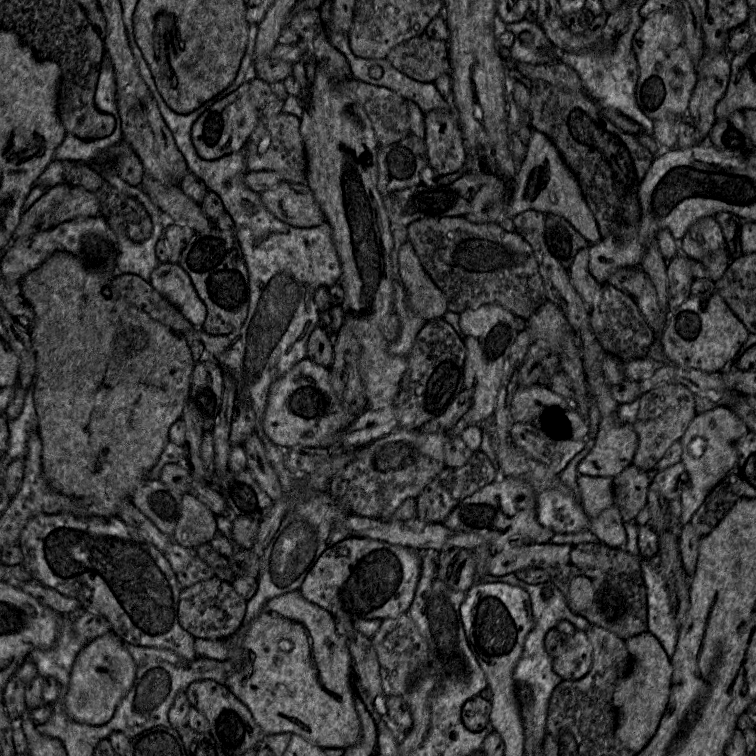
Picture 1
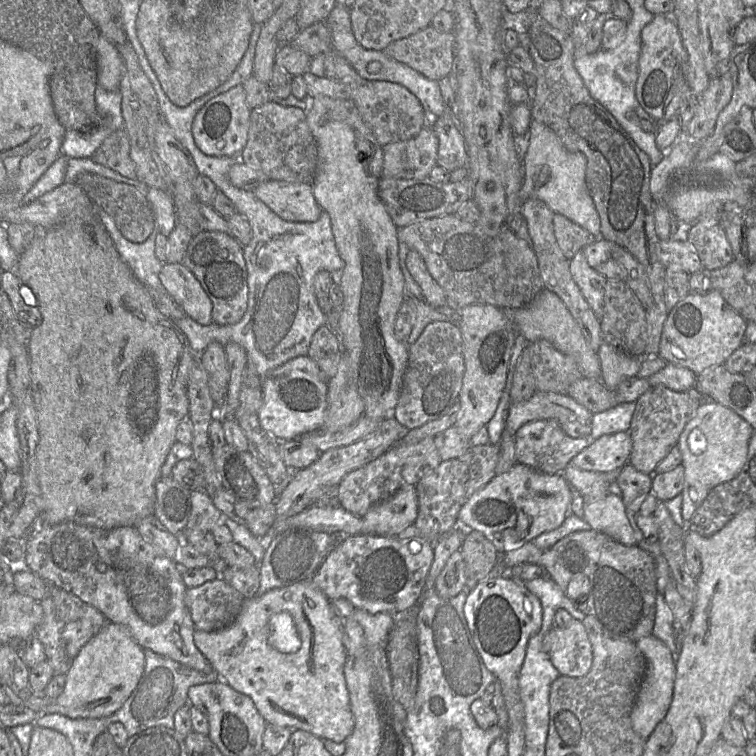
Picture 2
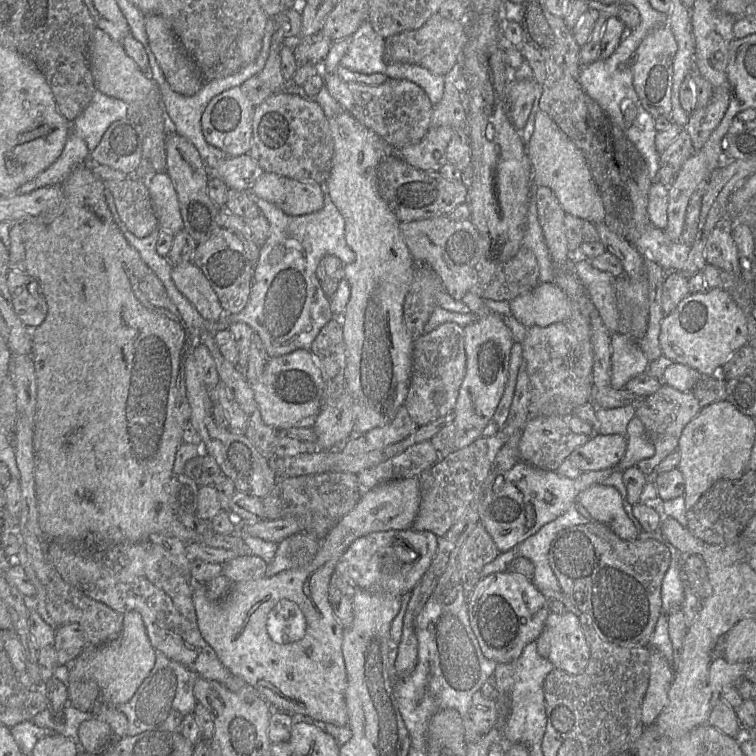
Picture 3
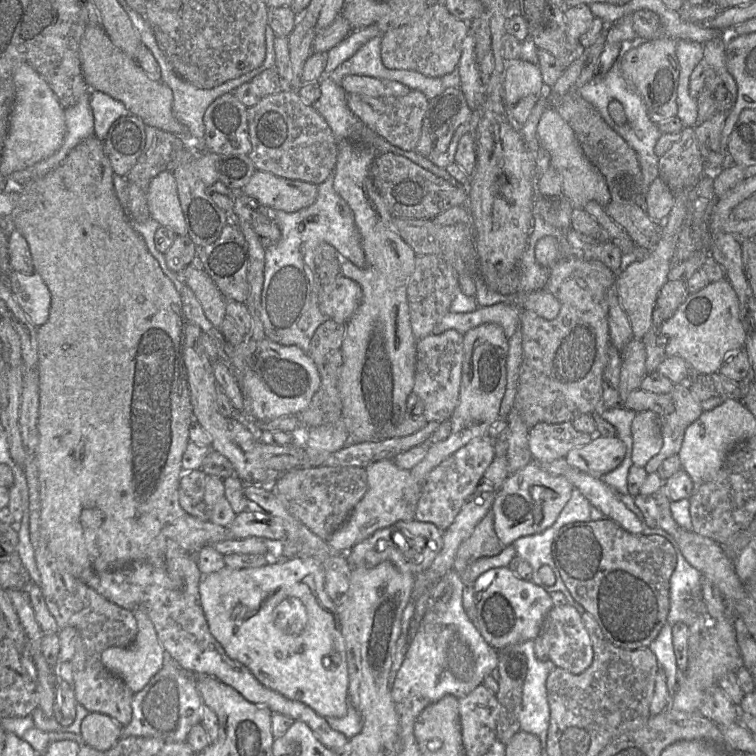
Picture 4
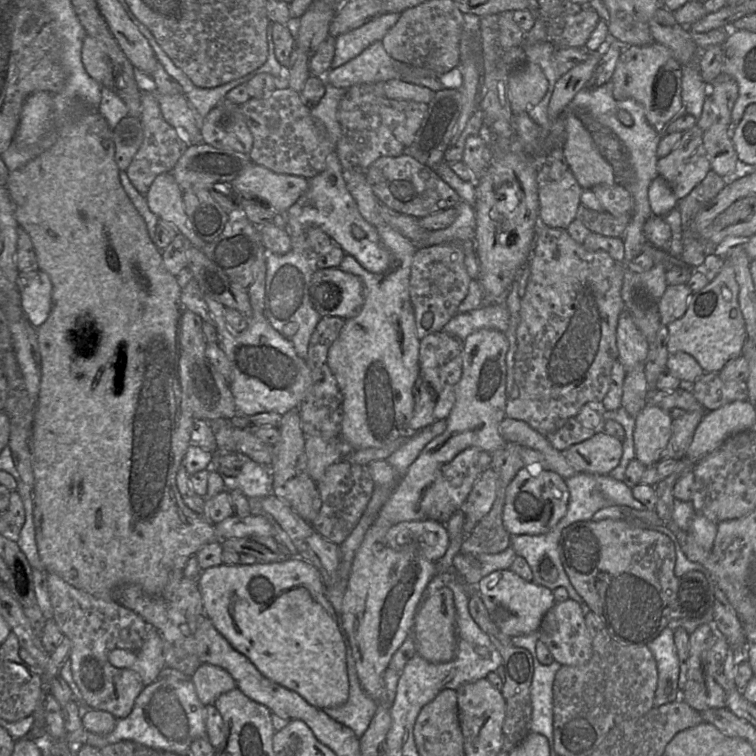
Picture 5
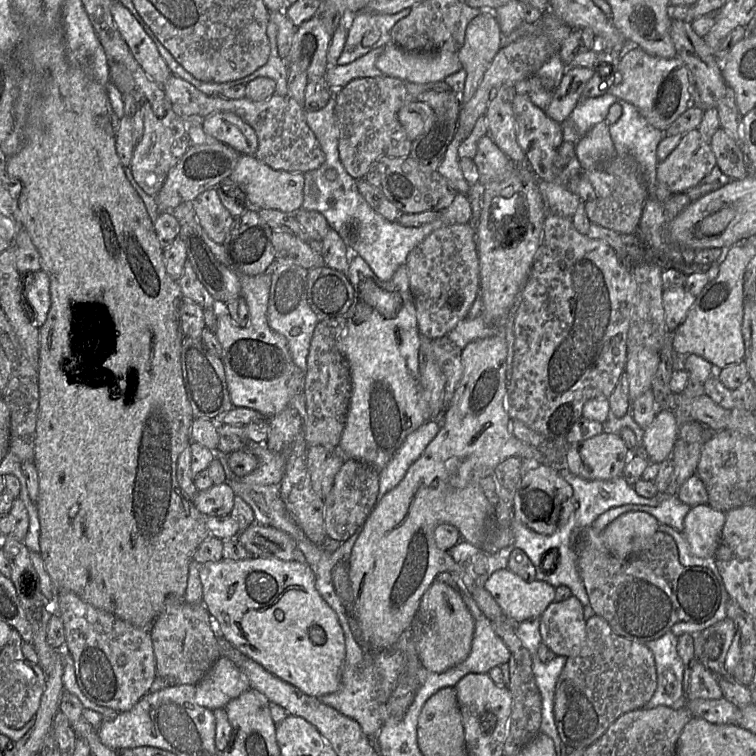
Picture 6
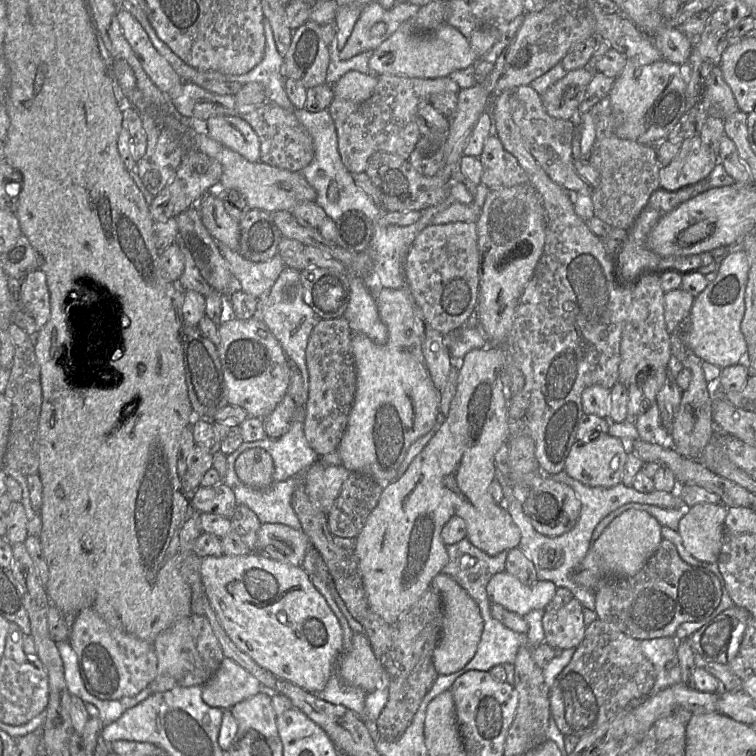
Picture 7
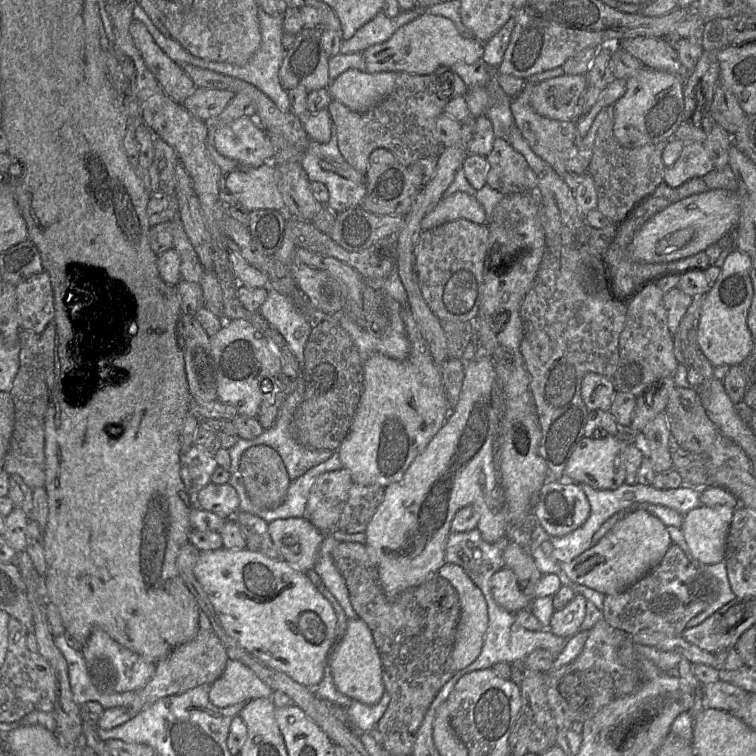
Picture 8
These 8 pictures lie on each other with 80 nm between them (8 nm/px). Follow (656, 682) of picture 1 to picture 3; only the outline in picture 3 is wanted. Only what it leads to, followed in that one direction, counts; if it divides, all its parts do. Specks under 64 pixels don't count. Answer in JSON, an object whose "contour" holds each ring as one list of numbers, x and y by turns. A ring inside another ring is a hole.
{"contour":[[650,647,650,679,641,716,645,726,653,724,666,707,674,677,672,664,660,651]]}

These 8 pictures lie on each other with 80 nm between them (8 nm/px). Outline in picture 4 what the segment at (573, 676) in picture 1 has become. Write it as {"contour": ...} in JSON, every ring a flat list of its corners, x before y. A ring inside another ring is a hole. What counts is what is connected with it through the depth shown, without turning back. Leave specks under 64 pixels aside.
{"contour":[[571,605,553,607,547,614,539,633,549,651,550,661,572,674,584,672,593,661,592,643,582,616]]}

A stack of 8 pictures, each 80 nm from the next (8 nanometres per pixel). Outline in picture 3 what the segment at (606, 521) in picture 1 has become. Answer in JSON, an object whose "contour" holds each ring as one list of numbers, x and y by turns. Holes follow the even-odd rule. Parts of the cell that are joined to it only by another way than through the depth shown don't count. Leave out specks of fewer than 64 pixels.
{"contour":[[595,484,578,495,593,521,607,525,620,539,635,541,639,532,624,510,623,498,614,487]]}

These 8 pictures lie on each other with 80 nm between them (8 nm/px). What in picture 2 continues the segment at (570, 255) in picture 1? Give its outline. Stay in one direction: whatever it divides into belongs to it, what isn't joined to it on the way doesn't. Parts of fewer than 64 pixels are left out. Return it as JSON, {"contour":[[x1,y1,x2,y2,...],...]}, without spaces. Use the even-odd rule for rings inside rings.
{"contour":[[555,213,553,226,557,243,568,260,579,250,597,241,593,234,564,215]]}

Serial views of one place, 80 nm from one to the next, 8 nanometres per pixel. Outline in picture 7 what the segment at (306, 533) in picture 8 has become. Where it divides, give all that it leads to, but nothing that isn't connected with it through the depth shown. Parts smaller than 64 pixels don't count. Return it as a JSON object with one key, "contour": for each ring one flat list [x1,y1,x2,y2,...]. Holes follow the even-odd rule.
{"contour":[[278,523,262,524,257,533,257,551,253,553,263,554,270,559,288,563,291,565,301,566,307,551,313,548,307,535,301,529,294,529,289,526]]}

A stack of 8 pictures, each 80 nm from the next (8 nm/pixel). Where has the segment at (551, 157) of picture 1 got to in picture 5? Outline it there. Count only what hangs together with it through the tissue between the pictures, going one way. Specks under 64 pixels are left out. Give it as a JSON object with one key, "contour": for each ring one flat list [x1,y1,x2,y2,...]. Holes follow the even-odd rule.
{"contour":[[565,111,560,115,566,135,562,149,578,184,582,189,616,184,614,169,599,151,591,133,575,115,566,115]]}

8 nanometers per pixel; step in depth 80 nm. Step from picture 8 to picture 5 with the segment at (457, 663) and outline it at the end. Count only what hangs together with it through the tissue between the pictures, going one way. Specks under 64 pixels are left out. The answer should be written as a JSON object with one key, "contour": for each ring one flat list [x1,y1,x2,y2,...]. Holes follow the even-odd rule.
{"contour":[[442,587,428,596,418,609,411,632,415,650,432,663,444,663,453,659,457,648,456,610,454,595,450,588]]}

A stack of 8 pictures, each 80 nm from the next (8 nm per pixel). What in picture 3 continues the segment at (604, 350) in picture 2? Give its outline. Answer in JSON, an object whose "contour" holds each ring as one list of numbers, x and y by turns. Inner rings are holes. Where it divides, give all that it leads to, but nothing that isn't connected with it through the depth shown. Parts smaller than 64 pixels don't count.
{"contour":[[611,335,611,386,624,389,633,377,645,373,649,361,638,341,629,335]]}

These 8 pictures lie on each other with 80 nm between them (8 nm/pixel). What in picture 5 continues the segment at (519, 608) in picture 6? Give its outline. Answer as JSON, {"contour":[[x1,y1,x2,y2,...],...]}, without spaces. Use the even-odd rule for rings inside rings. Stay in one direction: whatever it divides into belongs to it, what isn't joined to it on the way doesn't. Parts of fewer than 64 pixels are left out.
{"contour":[[510,569,491,572,482,578,477,586,490,619,509,637,539,630,543,616,555,604,553,591,543,585,524,580]]}

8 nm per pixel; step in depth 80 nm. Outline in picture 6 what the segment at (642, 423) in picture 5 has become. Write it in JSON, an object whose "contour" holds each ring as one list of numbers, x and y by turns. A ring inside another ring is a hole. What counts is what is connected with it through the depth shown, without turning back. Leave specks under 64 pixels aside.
{"contour":[[660,409,652,423,644,429,642,444,651,463,660,464,669,458,678,436,678,424,674,413]]}

